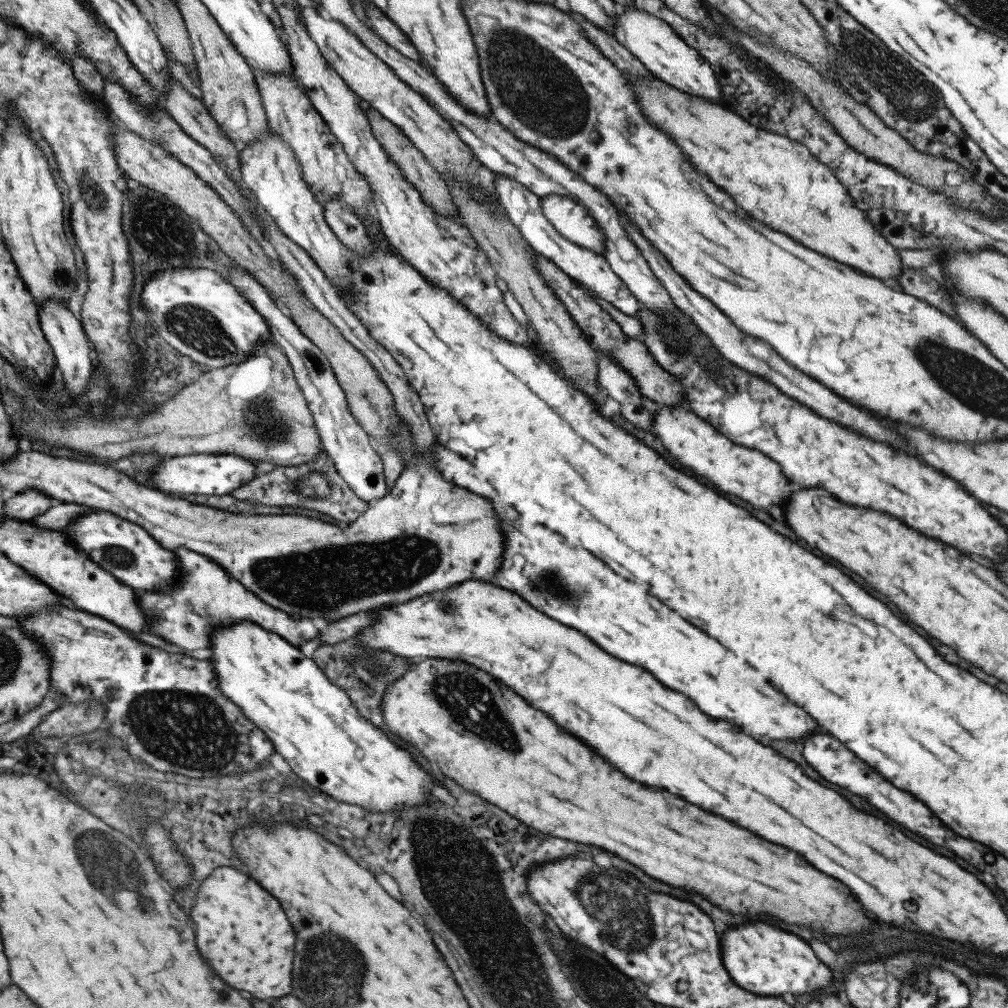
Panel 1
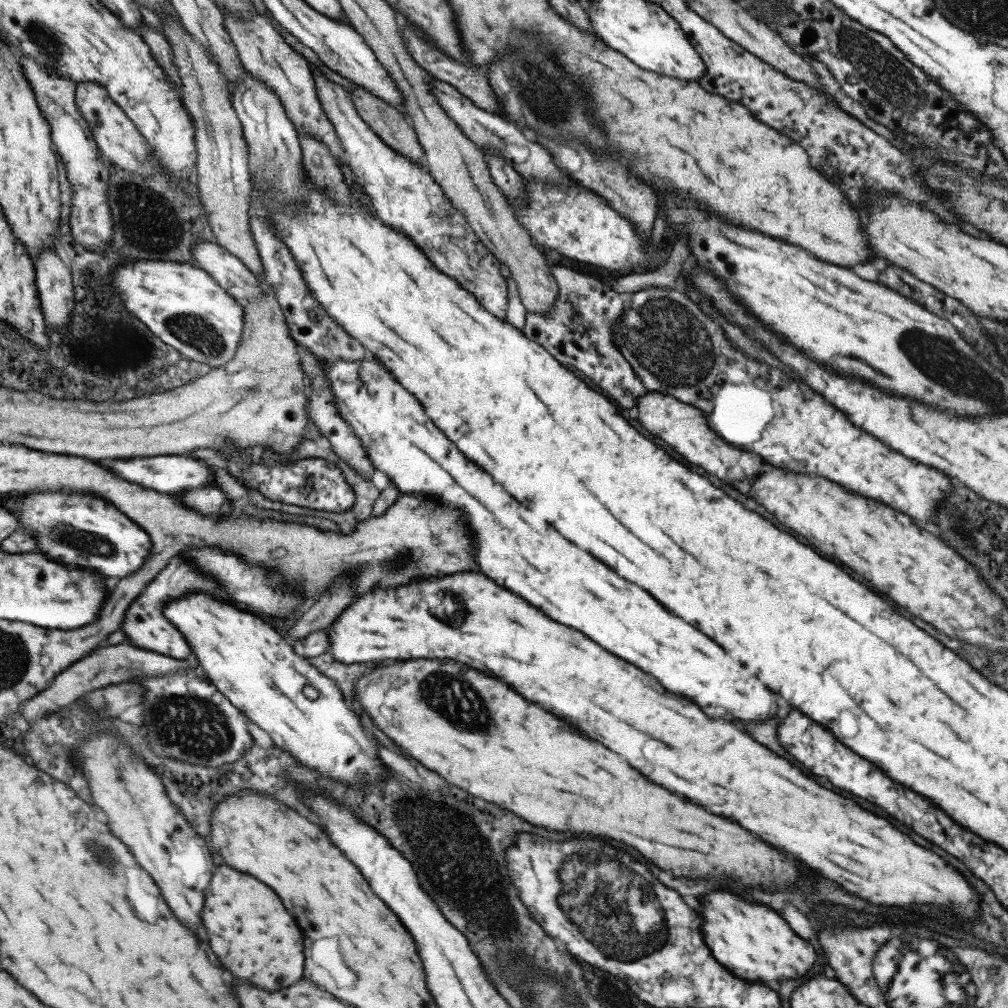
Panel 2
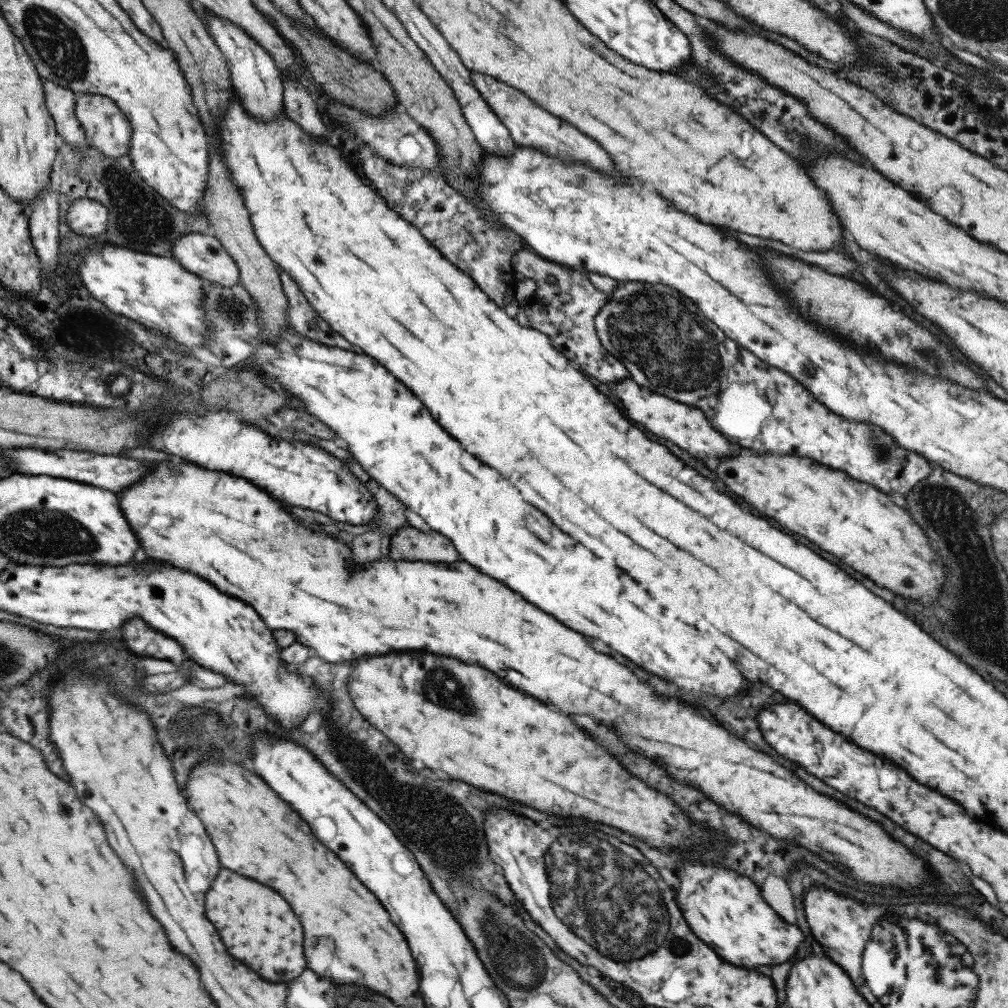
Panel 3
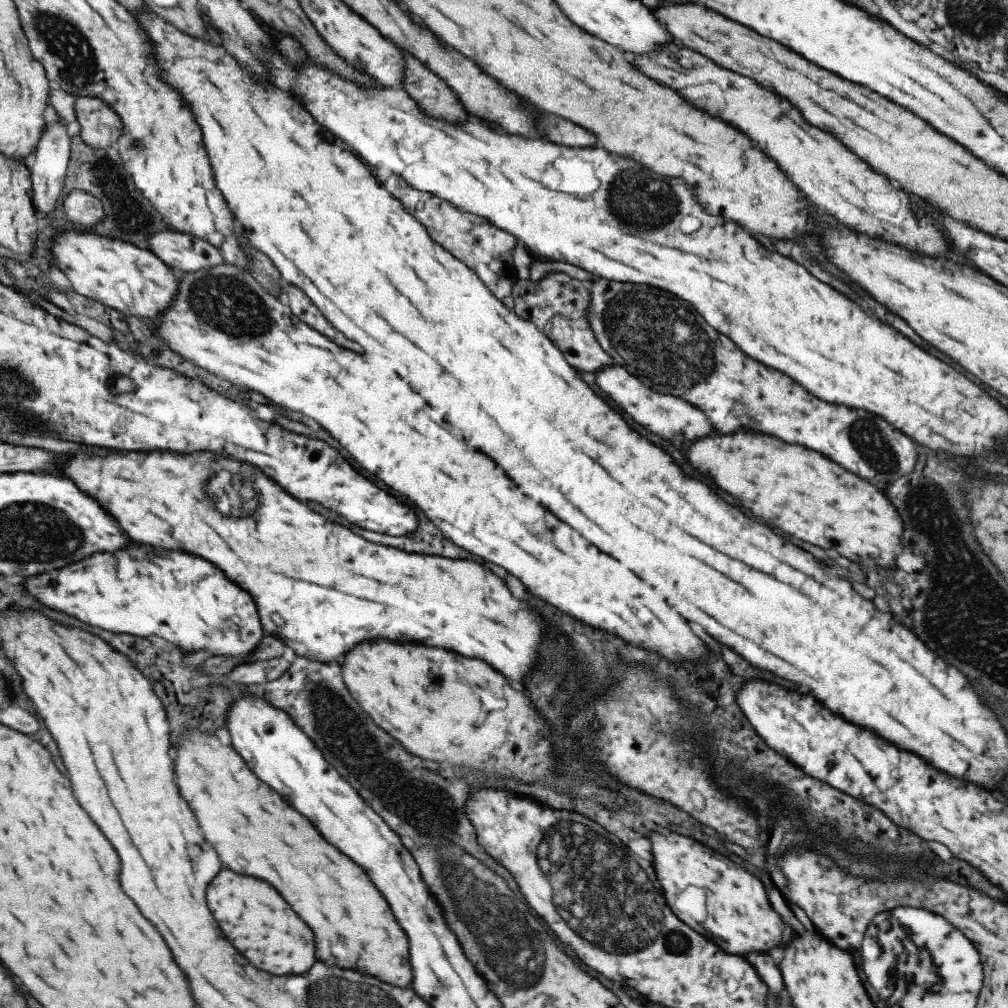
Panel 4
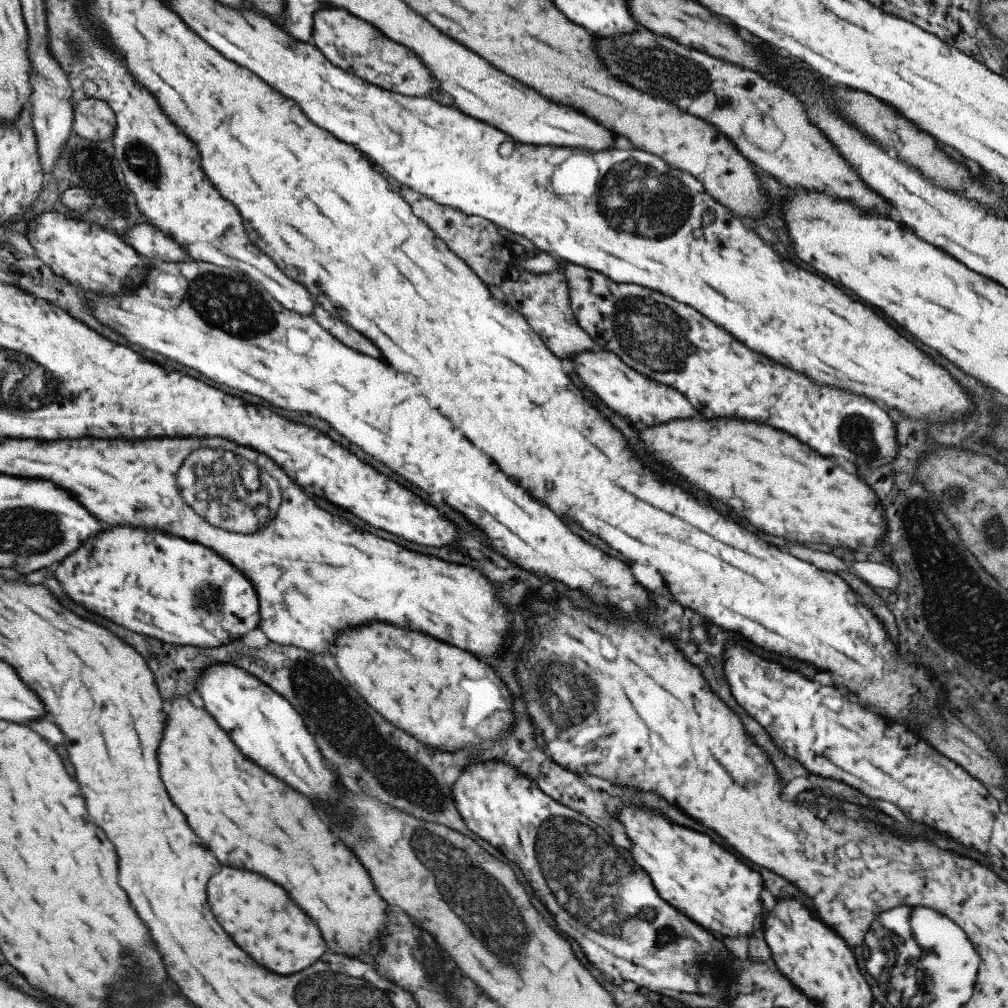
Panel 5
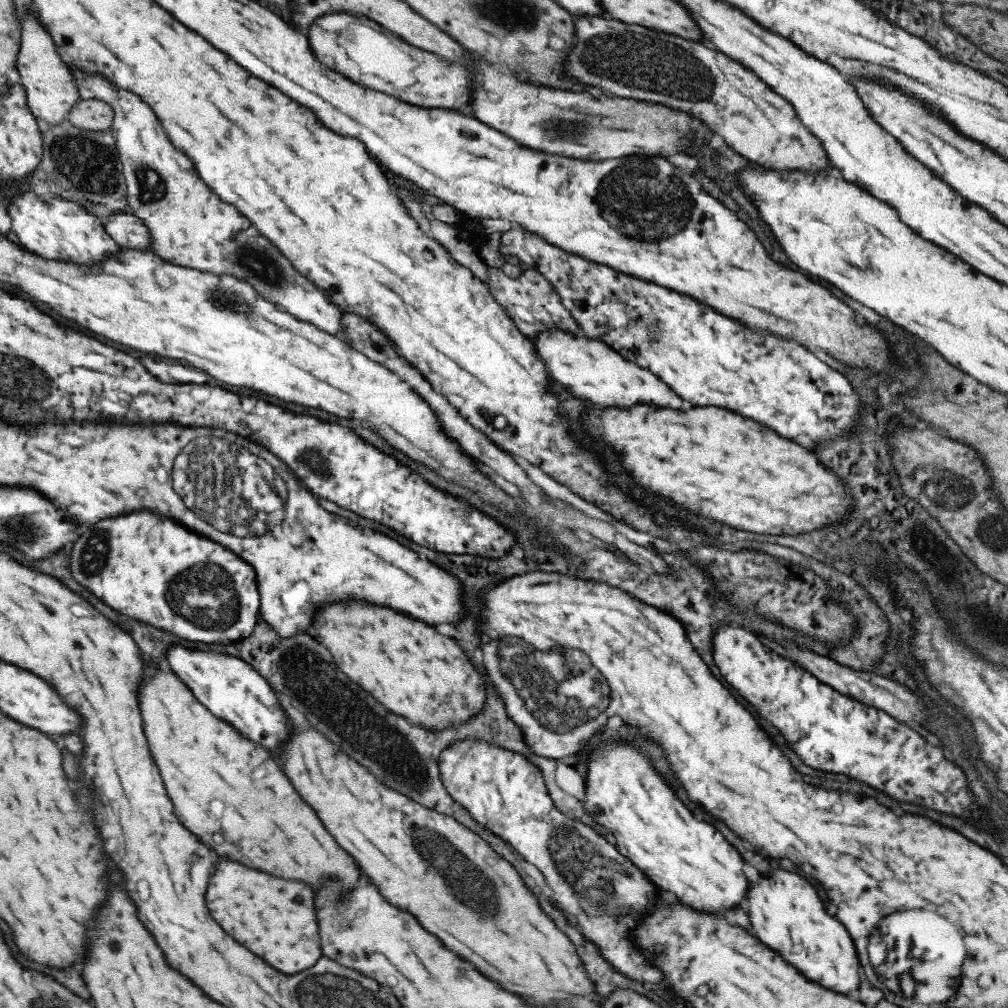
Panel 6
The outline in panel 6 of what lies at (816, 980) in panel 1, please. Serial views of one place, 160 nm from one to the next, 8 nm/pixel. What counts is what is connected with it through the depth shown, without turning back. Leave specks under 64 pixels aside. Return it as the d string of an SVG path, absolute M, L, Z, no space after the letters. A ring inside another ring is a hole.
M615 741L611 742L611 744L607 744L607 746L603 746L601 750L591 750L591 752L585 752L585 754L587 755L587 764L585 766L586 772L583 777L586 780L584 783L584 794L586 799L582 802L582 807L592 816L592 819L595 822L601 824L607 832L615 837L614 846L618 853L621 854L621 856L628 858L631 861L631 864L638 868L639 872L646 874L646 878L651 884L659 886L661 890L667 890L667 892L675 894L677 900L679 900L679 904L685 904L685 906L689 906L689 908L693 908L693 910L701 910L701 912L713 912L713 914L721 912L723 908L738 906L739 902L741 902L743 898L746 898L749 882L745 879L743 862L741 862L739 854L723 840L723 836L721 836L713 826L709 826L709 824L705 824L705 821L699 821L693 817L691 811L677 799L675 793L673 793L673 789L665 784L665 779L662 779L661 775L657 776L655 770L651 770L651 766L649 766L649 762L647 762L647 758L645 758L643 752L637 752L633 745L627 746L627 743Z

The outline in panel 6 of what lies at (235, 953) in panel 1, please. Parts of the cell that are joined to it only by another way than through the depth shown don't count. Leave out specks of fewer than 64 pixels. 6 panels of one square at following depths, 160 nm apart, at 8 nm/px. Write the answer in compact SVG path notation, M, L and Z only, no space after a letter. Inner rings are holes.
M219 862L209 878L205 904L213 920L229 936L283 974L305 970L321 956L313 892L305 884L271 878L269 874L245 868L237 862Z

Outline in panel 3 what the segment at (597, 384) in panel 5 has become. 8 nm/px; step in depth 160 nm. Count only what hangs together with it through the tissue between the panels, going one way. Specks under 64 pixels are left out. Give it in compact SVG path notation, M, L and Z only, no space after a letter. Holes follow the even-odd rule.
M629 377L619 380L610 385L614 396L621 401L621 406L627 410L627 416L635 422L639 422L641 426L645 426L645 430L673 442L675 446L679 446L681 450L689 452L695 458L725 458L725 456L733 456L737 454L737 446L729 444L721 434L717 434L701 410L681 404L665 395L655 394L650 389L637 386Z

